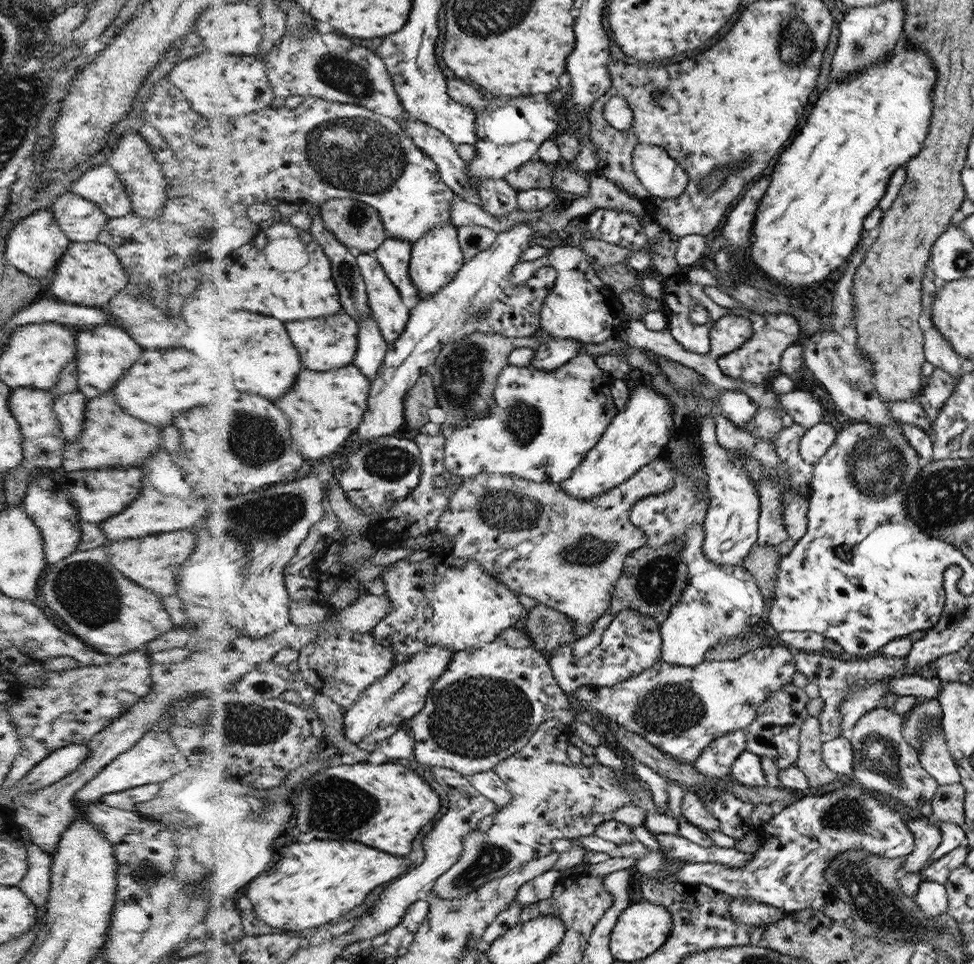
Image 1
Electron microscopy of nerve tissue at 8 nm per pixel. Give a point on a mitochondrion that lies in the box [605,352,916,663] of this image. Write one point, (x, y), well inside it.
(655, 583)

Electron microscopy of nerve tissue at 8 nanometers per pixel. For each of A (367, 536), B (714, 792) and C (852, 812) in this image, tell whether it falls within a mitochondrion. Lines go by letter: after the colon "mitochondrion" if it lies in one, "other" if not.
A: other
B: other
C: mitochondrion

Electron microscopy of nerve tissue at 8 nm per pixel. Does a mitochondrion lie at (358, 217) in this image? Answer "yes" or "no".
yes

